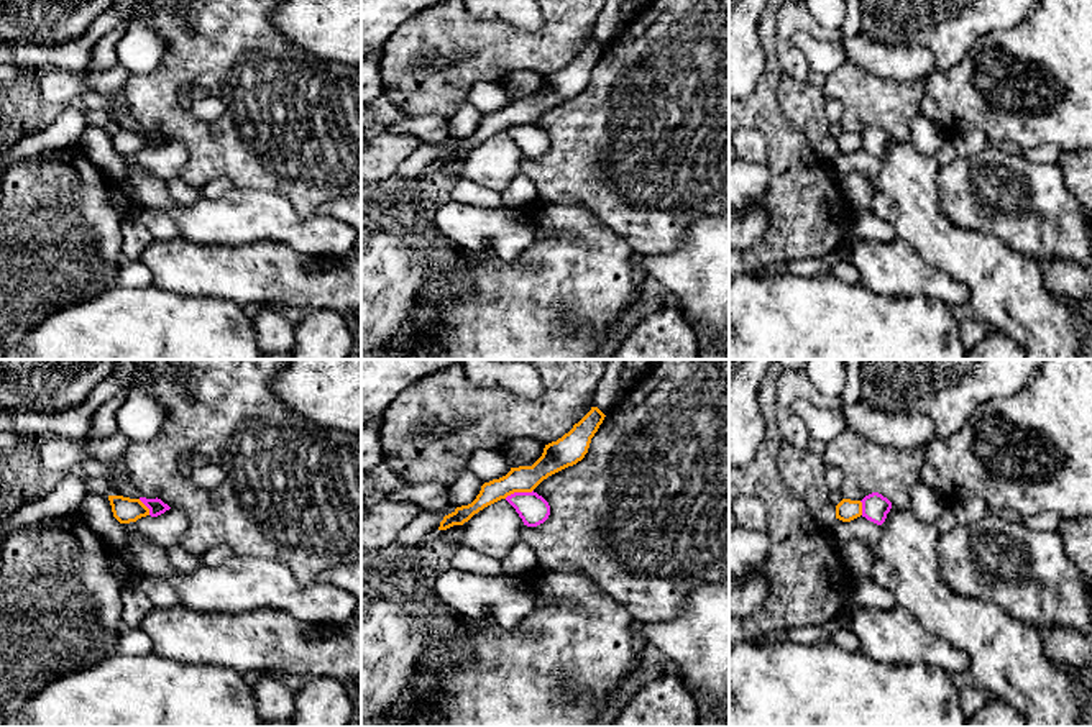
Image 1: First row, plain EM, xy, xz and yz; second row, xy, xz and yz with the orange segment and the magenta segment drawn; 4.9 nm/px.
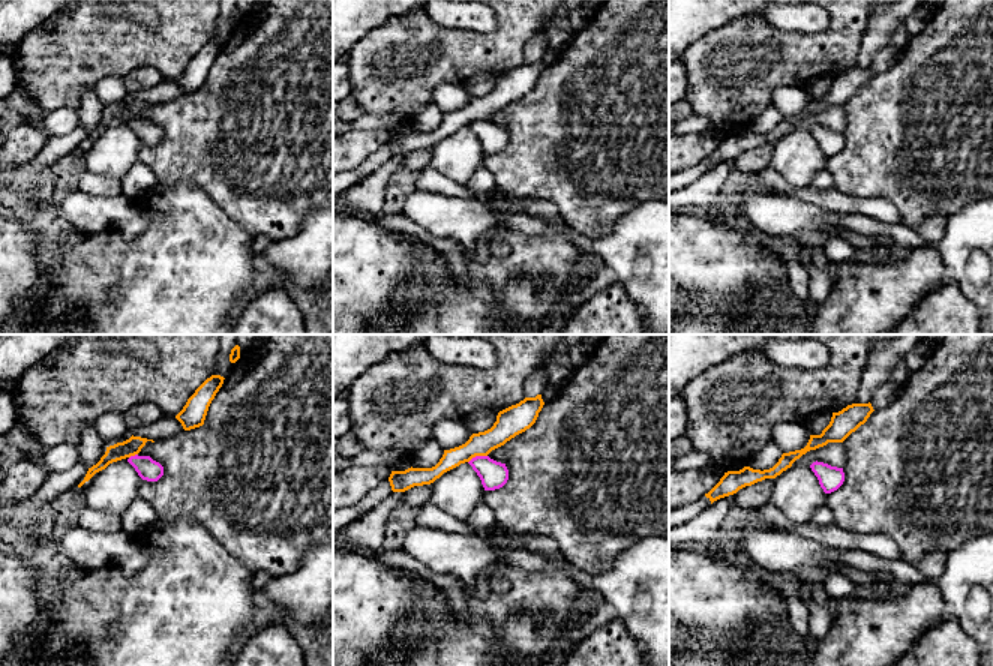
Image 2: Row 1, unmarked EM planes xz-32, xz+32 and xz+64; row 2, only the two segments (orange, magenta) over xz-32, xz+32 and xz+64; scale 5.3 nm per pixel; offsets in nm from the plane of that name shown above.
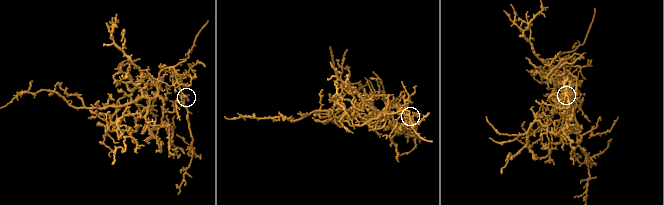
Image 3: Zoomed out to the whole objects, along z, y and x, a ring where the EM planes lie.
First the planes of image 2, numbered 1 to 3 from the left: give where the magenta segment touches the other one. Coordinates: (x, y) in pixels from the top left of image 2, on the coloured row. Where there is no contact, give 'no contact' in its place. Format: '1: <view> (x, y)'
1: xz-32 (132, 455)
2: xz+32 (477, 455)
3: no contact

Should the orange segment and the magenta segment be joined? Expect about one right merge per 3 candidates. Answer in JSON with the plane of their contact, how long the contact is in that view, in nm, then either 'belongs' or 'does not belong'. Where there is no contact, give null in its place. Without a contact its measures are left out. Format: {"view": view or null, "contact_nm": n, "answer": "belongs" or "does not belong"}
{"view": "xz", "contact_nm": 150, "answer": "does not belong"}

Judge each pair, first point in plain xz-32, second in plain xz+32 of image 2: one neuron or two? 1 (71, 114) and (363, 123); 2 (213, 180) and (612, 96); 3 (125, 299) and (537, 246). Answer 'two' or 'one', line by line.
1: one
2: one
3: one

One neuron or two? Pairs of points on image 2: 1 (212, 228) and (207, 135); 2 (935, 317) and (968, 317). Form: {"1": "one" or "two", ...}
{"1": "two", "2": "one"}

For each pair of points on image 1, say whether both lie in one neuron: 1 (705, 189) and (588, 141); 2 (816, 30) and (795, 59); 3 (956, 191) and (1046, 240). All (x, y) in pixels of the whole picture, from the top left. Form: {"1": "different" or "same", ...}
{"1": "same", "2": "same", "3": "same"}

